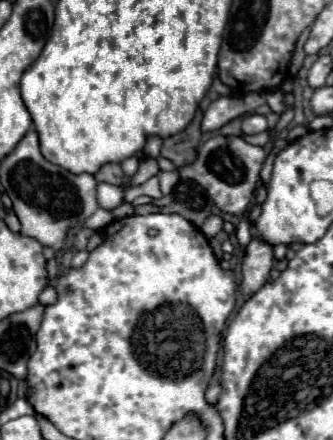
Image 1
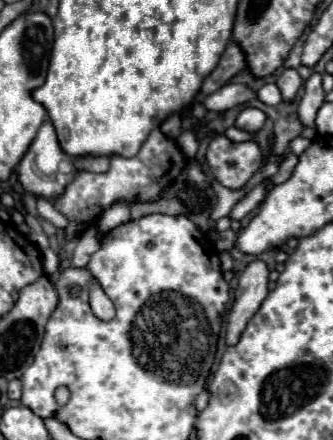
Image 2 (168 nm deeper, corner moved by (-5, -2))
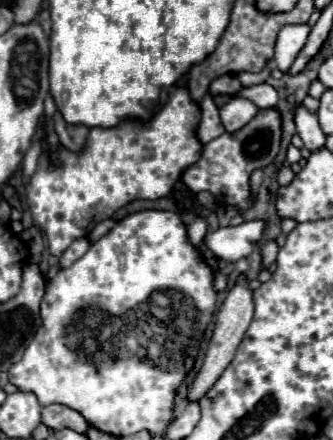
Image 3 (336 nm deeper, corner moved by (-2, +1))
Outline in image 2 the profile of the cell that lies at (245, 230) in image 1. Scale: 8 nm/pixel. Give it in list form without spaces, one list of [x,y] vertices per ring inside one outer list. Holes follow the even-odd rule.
[[[285,68],[283,74],[277,78],[277,86],[281,88],[283,100],[287,100],[287,102],[295,98],[295,94],[297,94],[297,90],[299,90],[301,84],[303,84],[303,80],[301,80],[301,76],[297,74],[295,68]]]

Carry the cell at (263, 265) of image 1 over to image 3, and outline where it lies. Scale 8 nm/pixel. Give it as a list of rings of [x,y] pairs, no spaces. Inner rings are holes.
[[[240,275],[236,285],[228,291],[228,297],[224,299],[224,303],[222,303],[222,307],[218,311],[216,329],[212,333],[212,339],[210,339],[210,345],[208,345],[208,351],[206,351],[206,361],[202,365],[202,371],[198,373],[198,377],[194,379],[194,383],[188,389],[192,401],[198,401],[216,383],[216,379],[222,375],[222,371],[230,365],[230,361],[236,355],[236,349],[238,349],[238,345],[240,345],[240,341],[242,341],[250,321],[252,321],[252,313],[254,313],[254,295],[252,295],[252,289],[248,287],[246,275]]]

